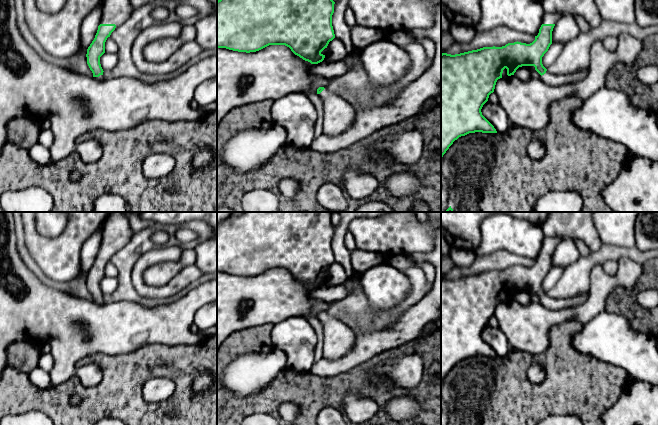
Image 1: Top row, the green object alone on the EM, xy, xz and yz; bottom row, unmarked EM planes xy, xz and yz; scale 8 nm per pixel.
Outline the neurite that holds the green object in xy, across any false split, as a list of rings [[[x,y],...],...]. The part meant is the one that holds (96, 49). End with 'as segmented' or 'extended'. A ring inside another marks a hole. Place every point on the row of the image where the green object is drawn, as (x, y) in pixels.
[[[104,0],[101,24],[86,54],[87,64],[93,77],[105,78],[100,64],[100,57],[105,53],[105,42],[111,33],[131,16],[132,12],[130,0]]]; extended

